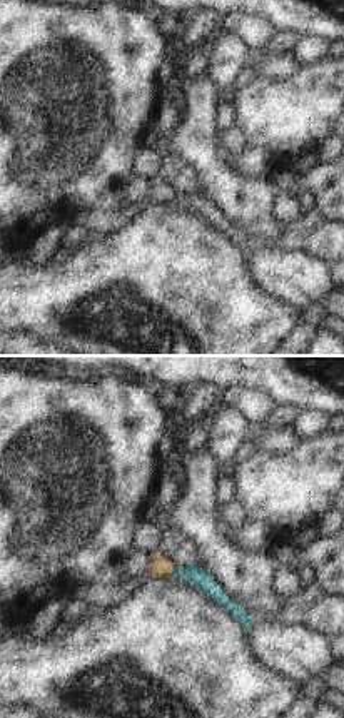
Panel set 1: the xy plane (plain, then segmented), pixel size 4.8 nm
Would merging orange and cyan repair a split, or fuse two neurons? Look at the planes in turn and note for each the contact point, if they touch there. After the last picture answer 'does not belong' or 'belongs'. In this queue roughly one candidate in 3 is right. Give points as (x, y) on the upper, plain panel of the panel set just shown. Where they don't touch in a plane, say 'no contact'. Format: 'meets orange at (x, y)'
meets orange at (172, 196)

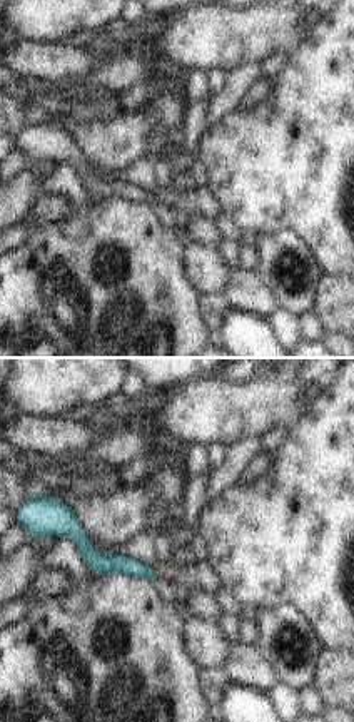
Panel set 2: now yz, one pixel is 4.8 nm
meets orange at (154, 196)

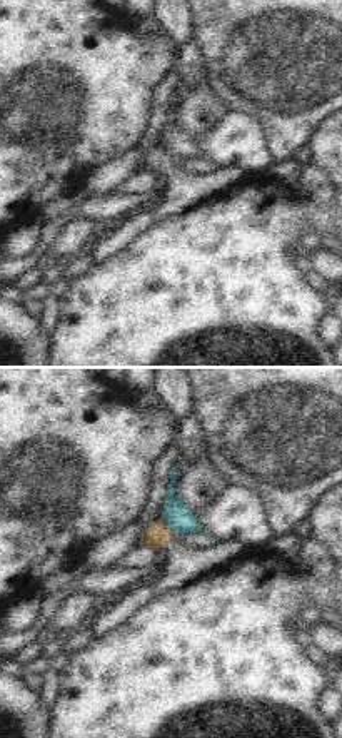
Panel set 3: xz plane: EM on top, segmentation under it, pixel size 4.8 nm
meets orange at (164, 151)

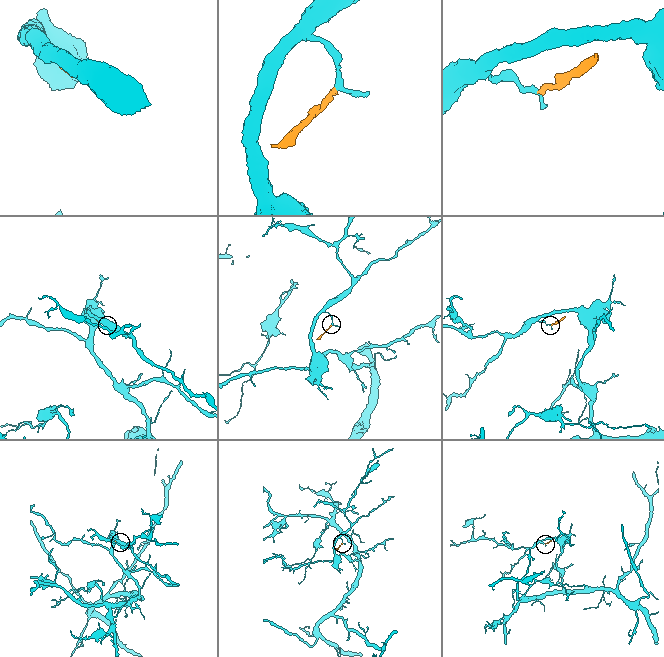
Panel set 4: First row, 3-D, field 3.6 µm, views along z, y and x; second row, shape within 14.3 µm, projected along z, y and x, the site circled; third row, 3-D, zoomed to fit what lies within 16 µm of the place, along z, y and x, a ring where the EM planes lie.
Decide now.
does not belong

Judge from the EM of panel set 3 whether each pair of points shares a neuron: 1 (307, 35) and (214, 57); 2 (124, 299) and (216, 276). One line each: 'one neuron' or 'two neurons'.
1: one neuron
2: one neuron

